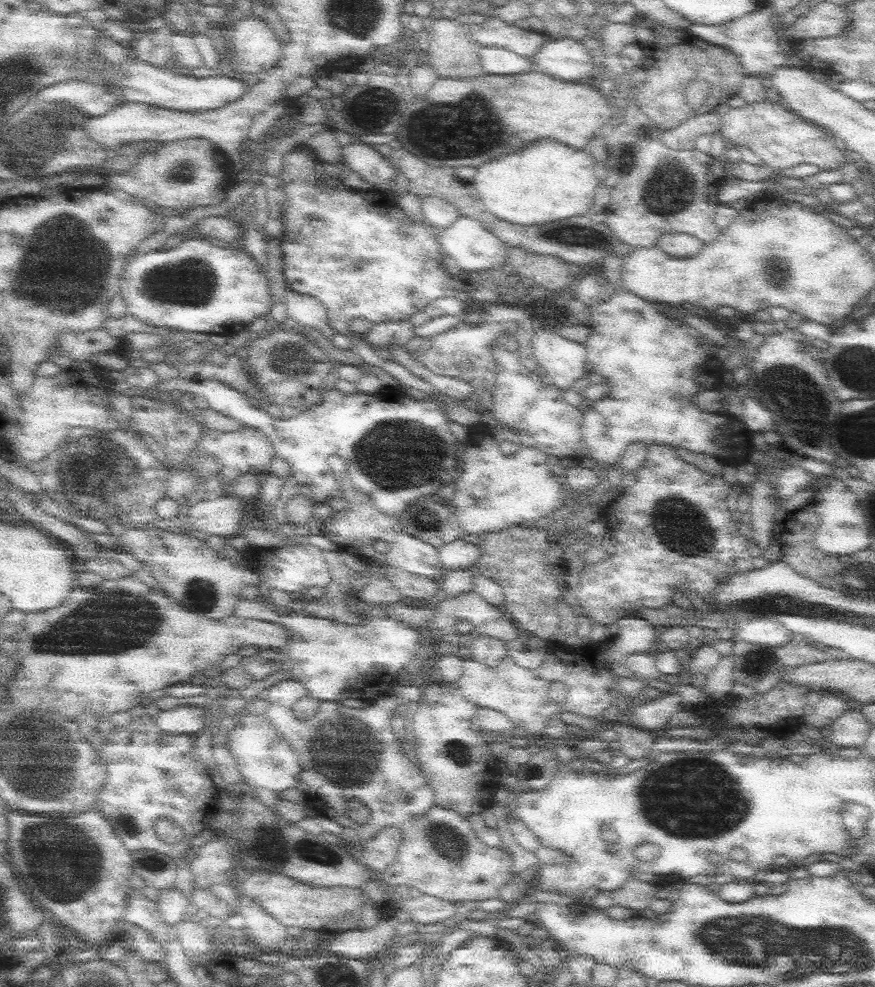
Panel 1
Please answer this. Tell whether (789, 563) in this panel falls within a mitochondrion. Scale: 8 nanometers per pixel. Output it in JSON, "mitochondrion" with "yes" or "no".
{"mitochondrion":"no"}

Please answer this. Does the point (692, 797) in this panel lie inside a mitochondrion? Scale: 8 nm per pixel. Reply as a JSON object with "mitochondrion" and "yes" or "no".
{"mitochondrion":"yes"}

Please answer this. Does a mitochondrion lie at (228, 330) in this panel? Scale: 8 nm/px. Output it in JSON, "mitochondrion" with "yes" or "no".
{"mitochondrion":"no"}

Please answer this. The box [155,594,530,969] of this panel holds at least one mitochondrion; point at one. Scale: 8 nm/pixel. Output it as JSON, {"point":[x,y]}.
{"point":[358,747]}

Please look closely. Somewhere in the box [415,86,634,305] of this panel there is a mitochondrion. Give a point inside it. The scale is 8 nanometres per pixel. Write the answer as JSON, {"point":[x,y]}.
{"point":[580,233]}

